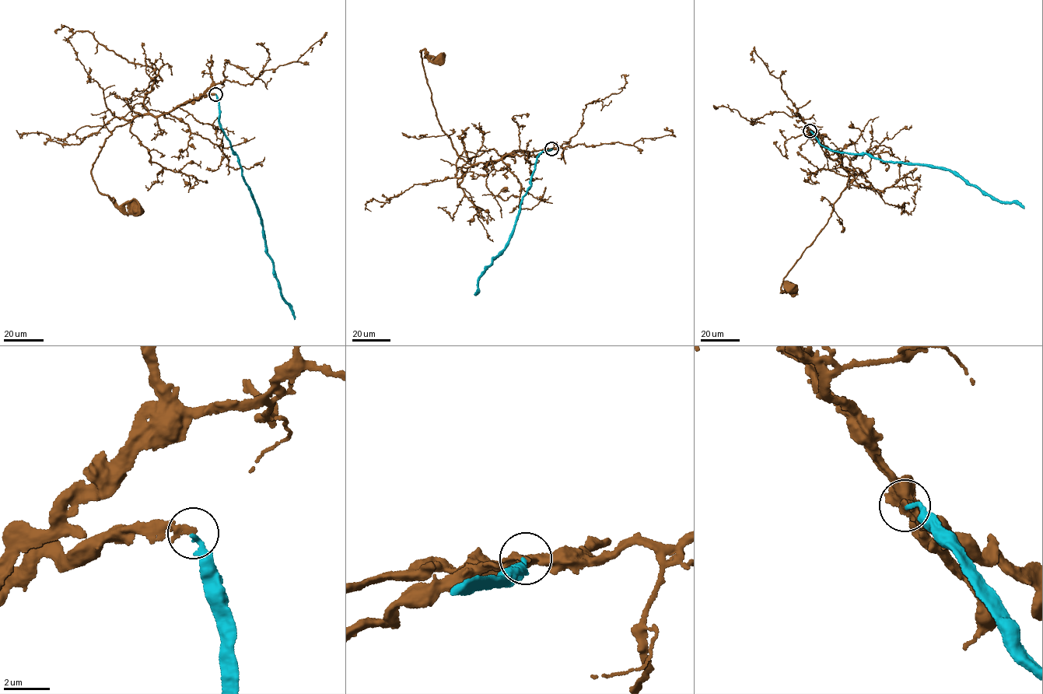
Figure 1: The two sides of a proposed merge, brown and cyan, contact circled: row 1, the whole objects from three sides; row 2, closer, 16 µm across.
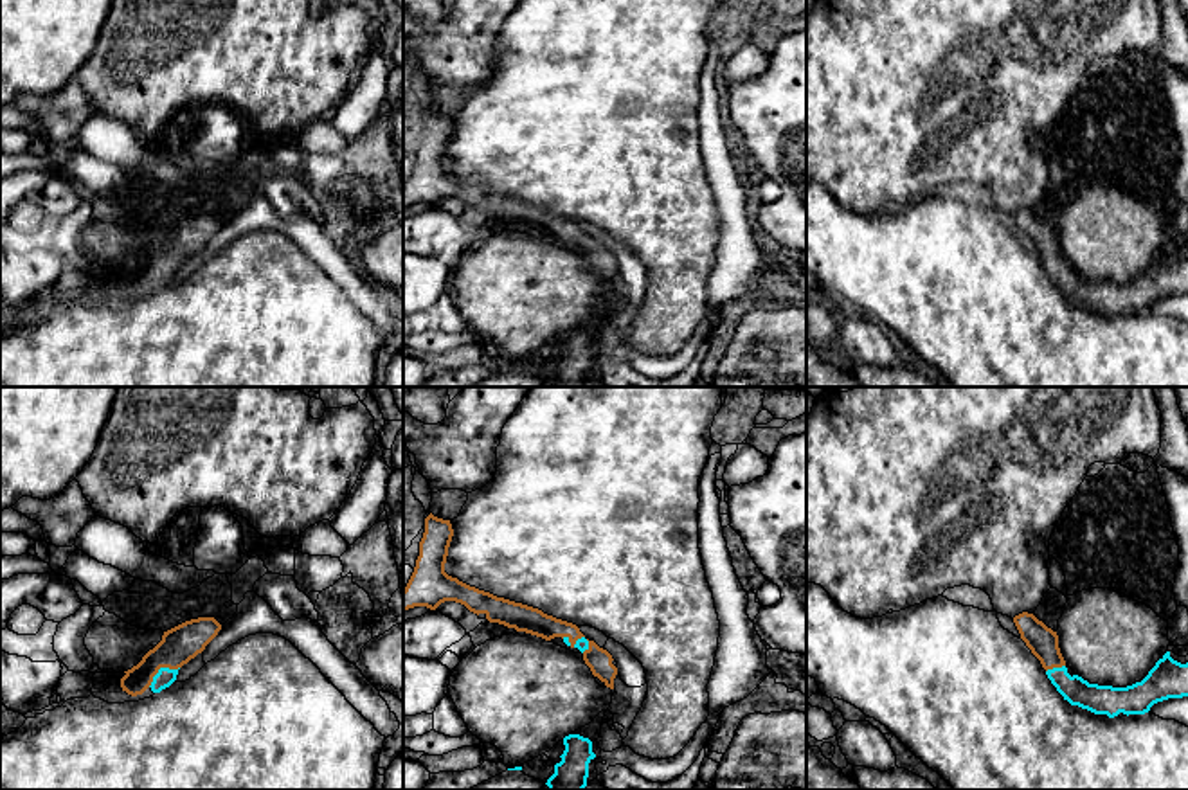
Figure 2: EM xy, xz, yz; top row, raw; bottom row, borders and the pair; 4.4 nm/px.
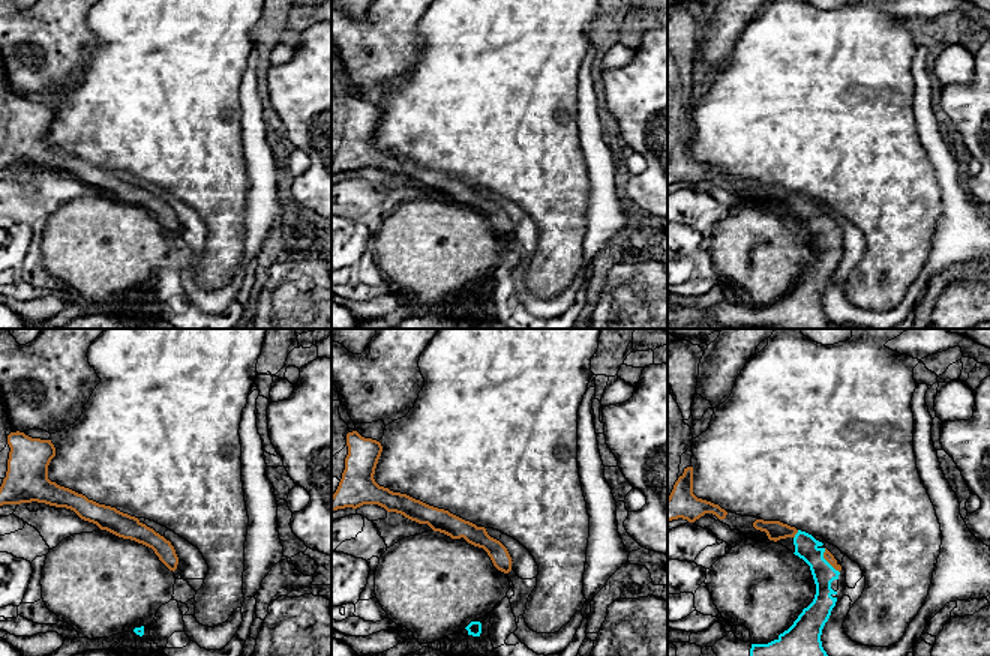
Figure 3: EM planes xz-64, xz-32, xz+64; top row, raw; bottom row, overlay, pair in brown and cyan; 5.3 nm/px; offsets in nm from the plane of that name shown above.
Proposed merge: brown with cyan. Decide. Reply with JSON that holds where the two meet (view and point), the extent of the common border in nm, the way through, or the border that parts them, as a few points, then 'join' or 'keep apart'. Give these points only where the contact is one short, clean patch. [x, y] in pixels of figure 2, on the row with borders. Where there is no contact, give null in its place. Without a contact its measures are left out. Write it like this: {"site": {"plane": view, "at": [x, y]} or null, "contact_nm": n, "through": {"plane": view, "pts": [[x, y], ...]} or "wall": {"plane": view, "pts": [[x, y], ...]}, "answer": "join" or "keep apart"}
{"site": {"plane": "xy", "at": [161, 666]}, "contact_nm": 170, "through": {"plane": "xy", "pts": [[182, 643], [161, 666], [164, 677]]}, "answer": "join"}

